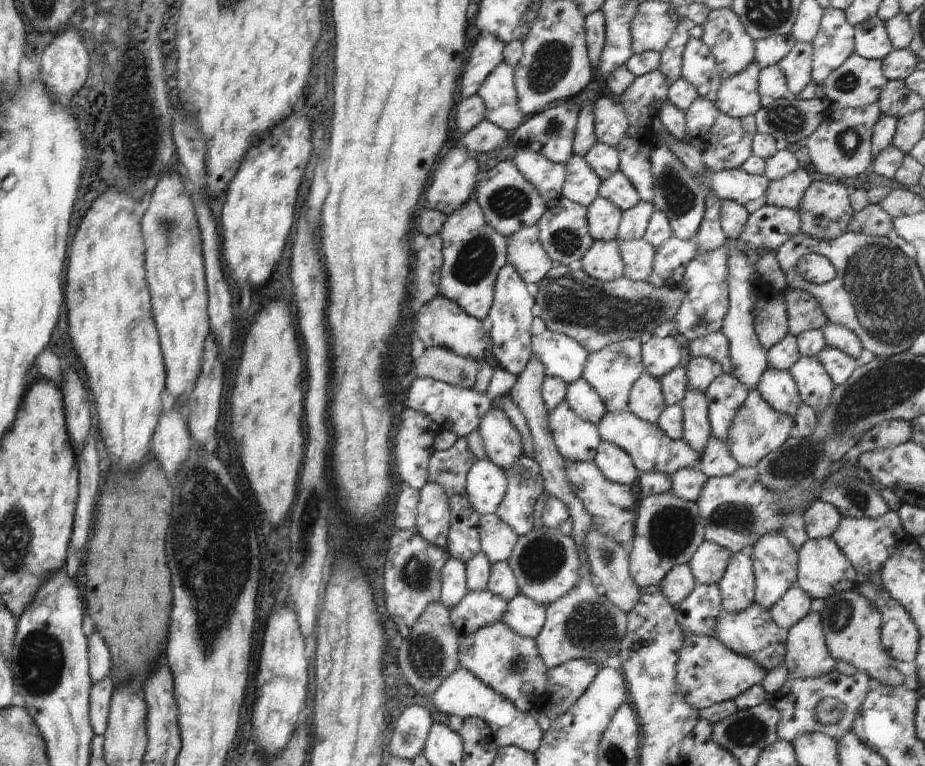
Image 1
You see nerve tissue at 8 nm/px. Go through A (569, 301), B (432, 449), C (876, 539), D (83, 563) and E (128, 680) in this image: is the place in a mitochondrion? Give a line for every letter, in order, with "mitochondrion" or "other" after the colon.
A: mitochondrion
B: other
C: other
D: other
E: other

